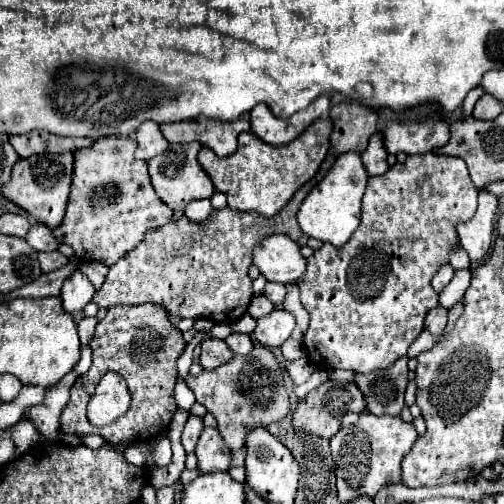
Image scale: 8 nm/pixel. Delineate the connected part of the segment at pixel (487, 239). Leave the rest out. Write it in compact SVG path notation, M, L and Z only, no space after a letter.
M479 191L479 209L475 217L467 223L457 225L459 243L469 253L471 263L483 261L491 251L495 211L497 211L497 197L487 191Z

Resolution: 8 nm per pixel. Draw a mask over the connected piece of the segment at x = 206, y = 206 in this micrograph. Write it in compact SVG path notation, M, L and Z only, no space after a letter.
M199 199L199 201L191 201L185 209L185 215L187 219L199 223L199 225L205 225L209 219L211 219L211 213L213 213L213 207L209 203L209 199Z

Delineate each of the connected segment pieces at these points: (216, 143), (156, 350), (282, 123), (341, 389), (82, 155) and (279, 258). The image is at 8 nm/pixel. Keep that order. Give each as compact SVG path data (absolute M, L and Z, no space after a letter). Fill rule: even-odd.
M241 115L237 121L221 123L209 117L197 117L195 121L179 121L161 125L161 133L169 143L199 141L215 151L219 157L227 157L237 149L237 135L249 131L249 115Z
M115 305L109 307L105 319L97 323L95 335L91 339L93 349L93 365L81 375L71 387L71 399L61 413L61 431L91 435L97 433L105 437L109 443L147 443L155 439L159 433L169 429L173 415L177 413L177 405L173 399L173 387L177 377L177 359L185 349L183 335L169 323L167 311L159 305ZM115 371L125 377L127 387L131 391L131 407L127 413L105 427L95 427L89 423L85 415L85 407L95 393L99 379L107 373Z
M323 93L323 97L315 99L309 109L303 113L295 113L289 119L279 119L271 113L271 109L263 103L255 105L251 109L251 131L263 139L265 143L271 143L275 147L291 143L295 137L299 137L315 119L325 117L331 109L331 95Z
M329 379L323 385L319 385L319 389L313 389L307 397L303 397L299 401L299 405L293 411L291 427L293 427L295 433L309 433L313 437L331 439L337 433L337 419L341 419L345 415L345 411L355 411L355 413L367 411L363 393L357 389L355 383Z
M107 135L99 137L91 149L77 149L73 153L75 163L67 213L53 231L53 237L57 237L59 243L71 245L77 259L113 265L127 251L137 247L147 231L171 221L173 211L157 197L147 173L147 163L133 157L135 149L135 139ZM107 185L113 189L107 191Z
M269 235L253 249L253 265L267 281L293 283L305 271L299 245L285 235Z

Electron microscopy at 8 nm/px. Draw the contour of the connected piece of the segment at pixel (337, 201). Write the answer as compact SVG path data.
M345 153L343 157L337 157L329 173L307 193L303 199L299 211L297 211L297 221L299 227L305 235L333 243L335 247L345 245L349 237L355 233L361 221L361 197L367 185L367 171L361 163L359 153Z

